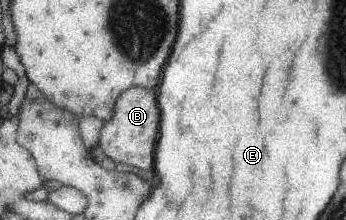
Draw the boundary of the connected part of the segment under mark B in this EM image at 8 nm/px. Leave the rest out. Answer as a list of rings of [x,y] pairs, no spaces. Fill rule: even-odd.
[[[140,86],[122,90],[113,105],[113,114],[103,122],[98,131],[97,145],[103,154],[115,163],[126,163],[130,167],[138,167],[142,171],[153,169],[154,146],[157,142],[159,128],[159,111],[155,89]]]

